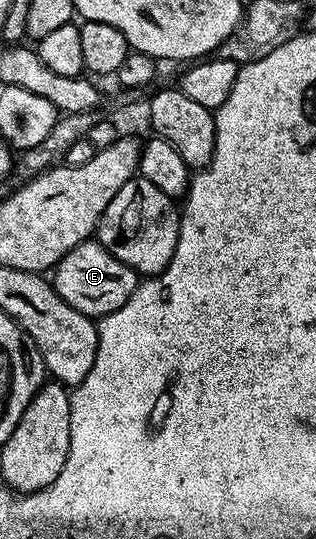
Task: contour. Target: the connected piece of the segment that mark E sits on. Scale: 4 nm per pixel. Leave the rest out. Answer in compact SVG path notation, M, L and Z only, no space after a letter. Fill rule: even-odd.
M89 238L76 245L59 261L52 274L52 283L58 296L64 298L74 310L98 320L118 310L132 296L138 288L140 276L97 240Z

